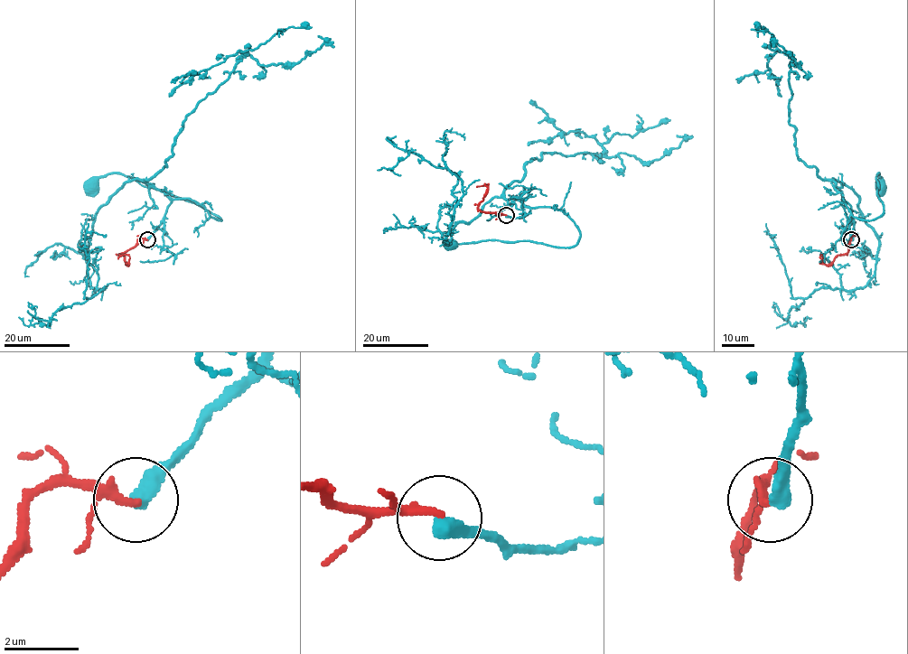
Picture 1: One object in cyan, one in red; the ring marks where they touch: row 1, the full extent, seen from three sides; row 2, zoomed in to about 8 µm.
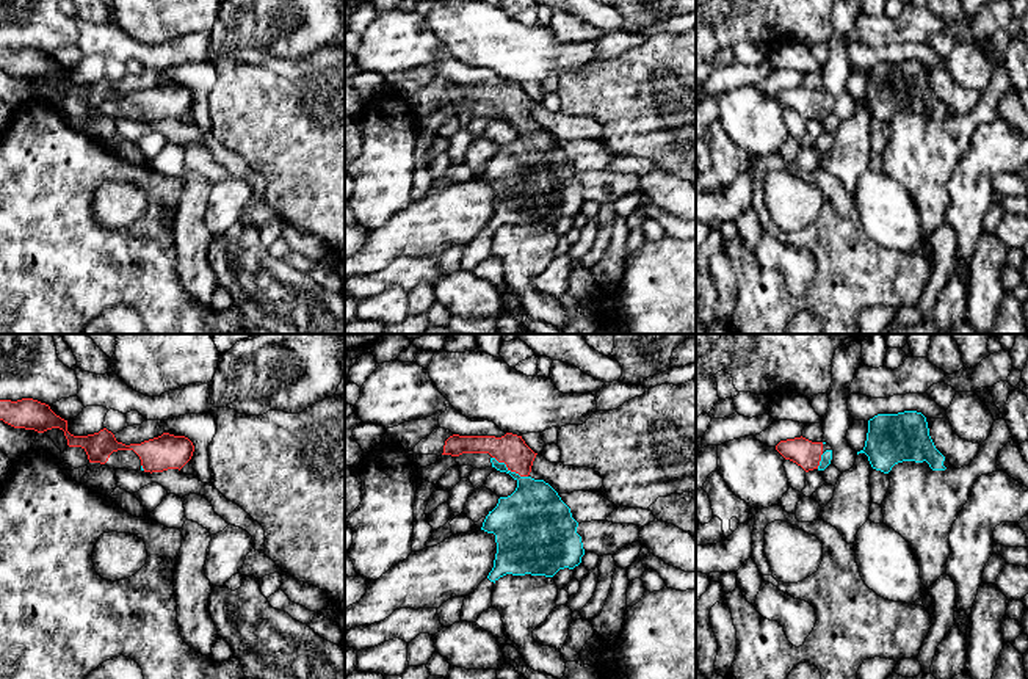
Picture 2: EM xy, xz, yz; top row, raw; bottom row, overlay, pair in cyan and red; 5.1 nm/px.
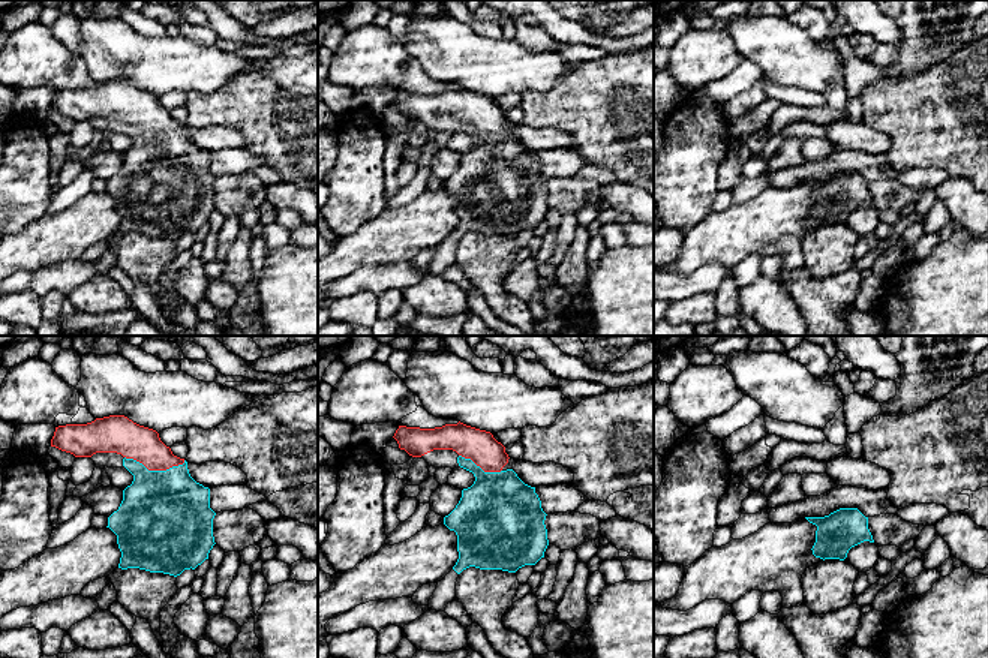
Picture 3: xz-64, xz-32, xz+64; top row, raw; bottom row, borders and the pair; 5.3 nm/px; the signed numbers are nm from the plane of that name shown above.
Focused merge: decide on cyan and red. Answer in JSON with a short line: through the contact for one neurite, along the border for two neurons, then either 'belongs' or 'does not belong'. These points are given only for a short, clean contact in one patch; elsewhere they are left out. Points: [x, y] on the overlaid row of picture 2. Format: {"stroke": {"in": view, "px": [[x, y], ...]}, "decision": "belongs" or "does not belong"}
{"stroke": {"in": "xz", "px": [[533, 513], [525, 483], [510, 471], [510, 449]]}, "decision": "belongs"}

